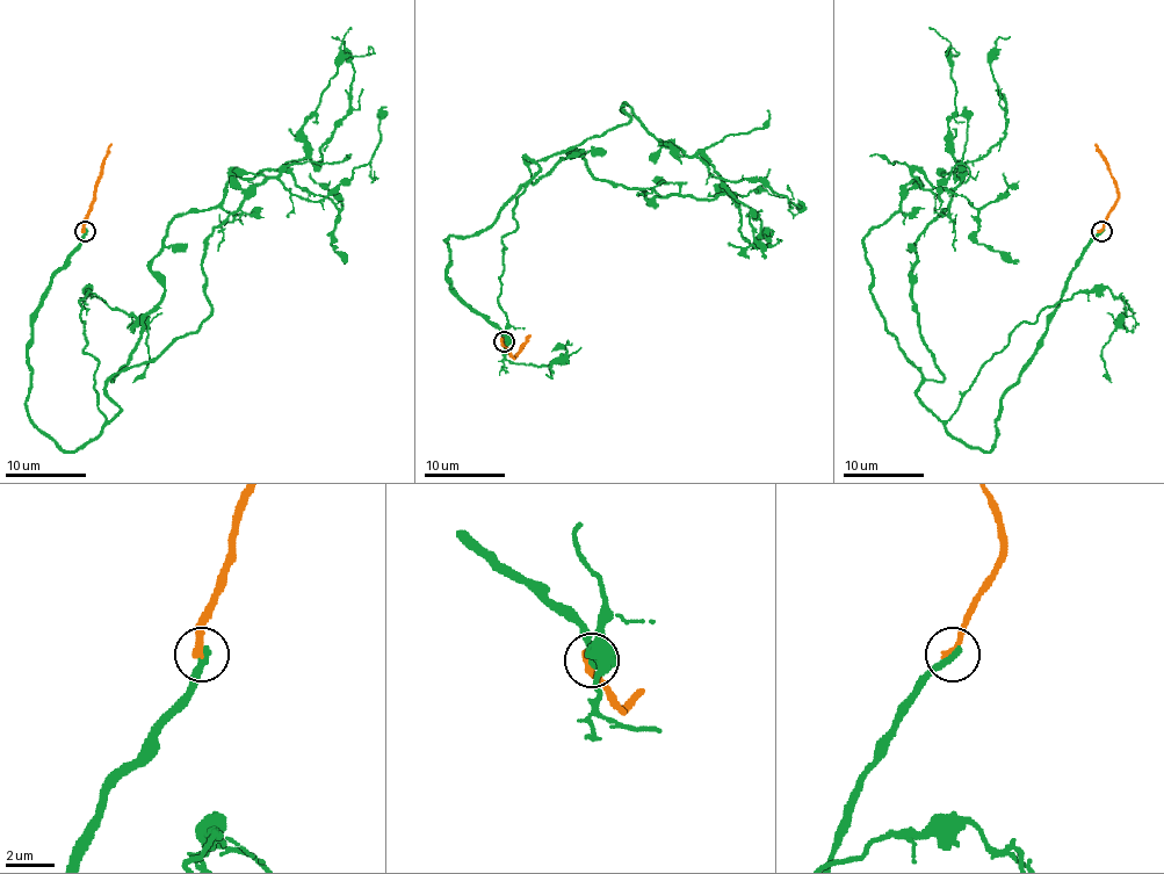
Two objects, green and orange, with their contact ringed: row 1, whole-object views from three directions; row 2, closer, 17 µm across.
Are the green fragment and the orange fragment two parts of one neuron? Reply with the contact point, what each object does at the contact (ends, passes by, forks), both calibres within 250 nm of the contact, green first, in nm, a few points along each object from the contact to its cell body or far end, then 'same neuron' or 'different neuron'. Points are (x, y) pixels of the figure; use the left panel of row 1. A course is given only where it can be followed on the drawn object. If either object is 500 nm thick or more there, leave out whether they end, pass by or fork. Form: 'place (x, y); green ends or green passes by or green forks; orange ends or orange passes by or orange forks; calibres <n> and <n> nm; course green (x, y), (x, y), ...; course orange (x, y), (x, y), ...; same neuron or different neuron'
place (85, 231); green ends; orange ends; calibres 360 and 340 nm; course green (84, 232), (28, 351), (26, 411), (67, 450), (120, 409), (166, 225), (322, 159), (353, 81), (331, 36); course orange (84, 232), (86, 216), (96, 197), (96, 183), (111, 143); different neuron

